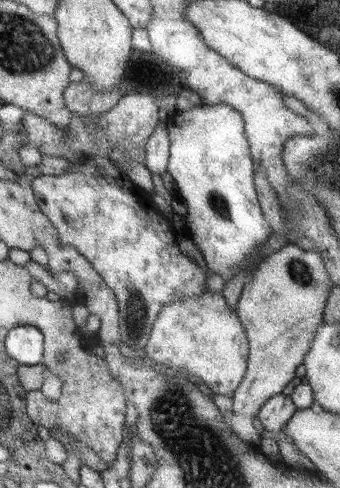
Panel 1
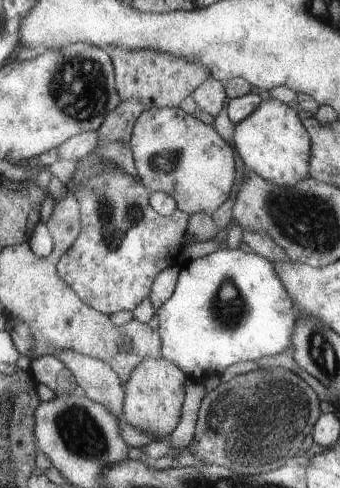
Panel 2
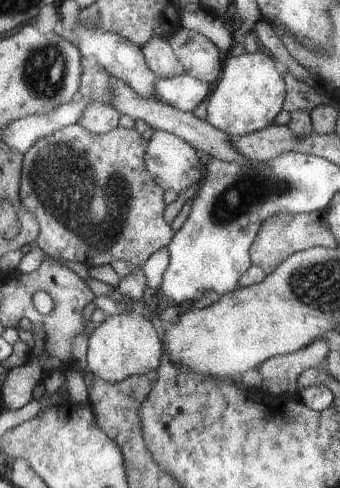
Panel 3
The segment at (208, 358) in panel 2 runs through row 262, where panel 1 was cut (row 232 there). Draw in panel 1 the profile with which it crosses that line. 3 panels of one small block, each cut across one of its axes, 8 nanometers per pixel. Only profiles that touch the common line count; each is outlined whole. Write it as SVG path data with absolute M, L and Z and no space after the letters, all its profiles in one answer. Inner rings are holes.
M195 106L183 112L175 112L167 120L167 138L169 138L169 162L167 172L175 182L177 200L185 202L185 234L197 246L203 256L205 268L219 278L229 280L239 266L247 264L249 254L259 250L269 238L271 228L261 212L259 198L253 184L253 160L249 154L249 144L245 136L243 118L229 106Z

